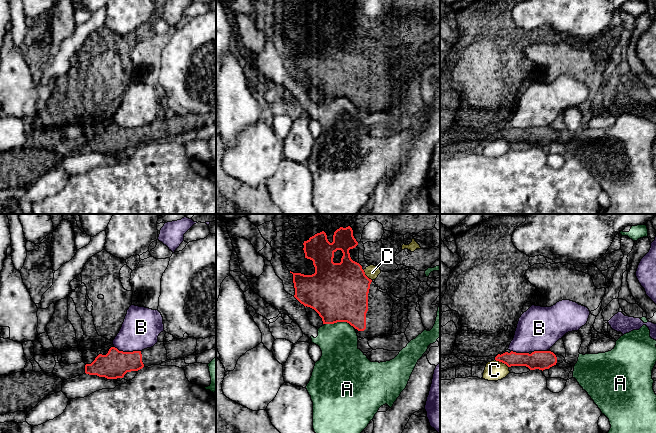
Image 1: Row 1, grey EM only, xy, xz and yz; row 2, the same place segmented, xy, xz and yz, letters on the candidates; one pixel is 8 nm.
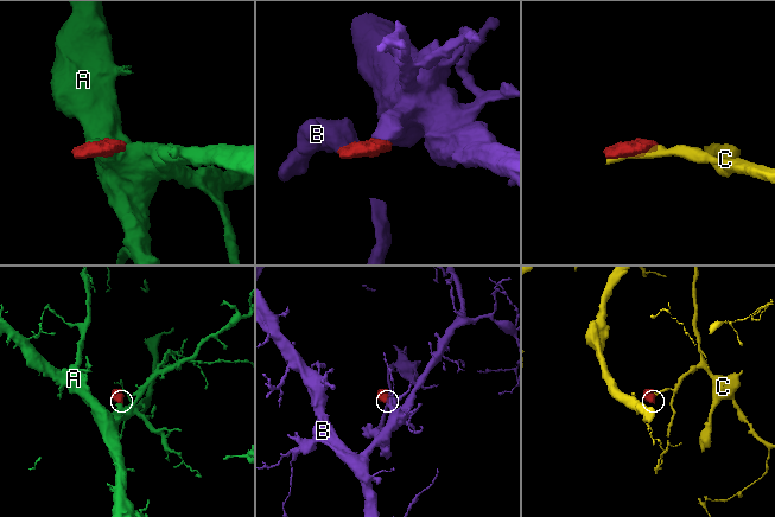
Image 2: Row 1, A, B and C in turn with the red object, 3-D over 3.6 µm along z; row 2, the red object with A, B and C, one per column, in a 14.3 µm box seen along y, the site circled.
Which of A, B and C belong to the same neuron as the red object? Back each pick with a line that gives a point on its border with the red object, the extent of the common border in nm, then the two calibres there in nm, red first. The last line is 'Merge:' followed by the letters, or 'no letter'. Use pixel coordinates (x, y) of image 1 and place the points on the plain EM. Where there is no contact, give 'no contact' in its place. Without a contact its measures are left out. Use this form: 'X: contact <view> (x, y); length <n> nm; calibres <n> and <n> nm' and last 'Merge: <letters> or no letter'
Merge: no letter

